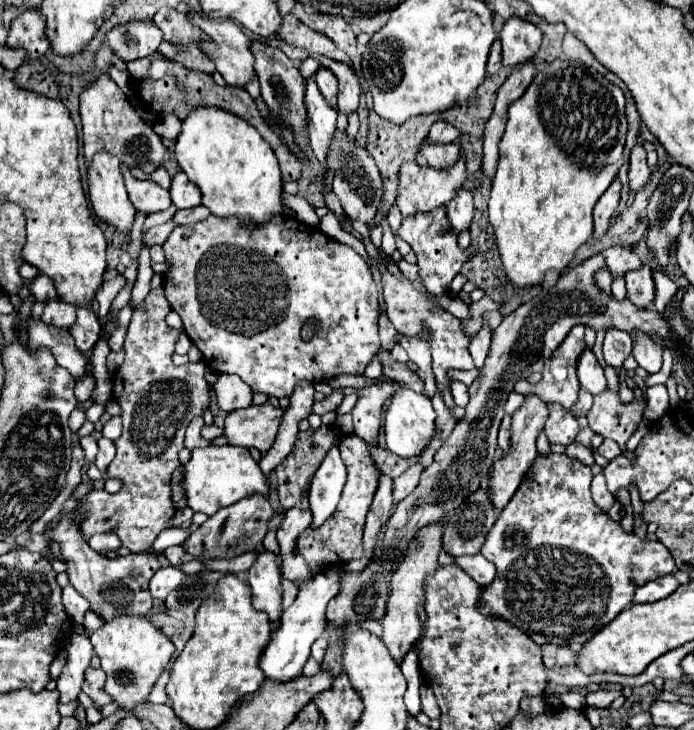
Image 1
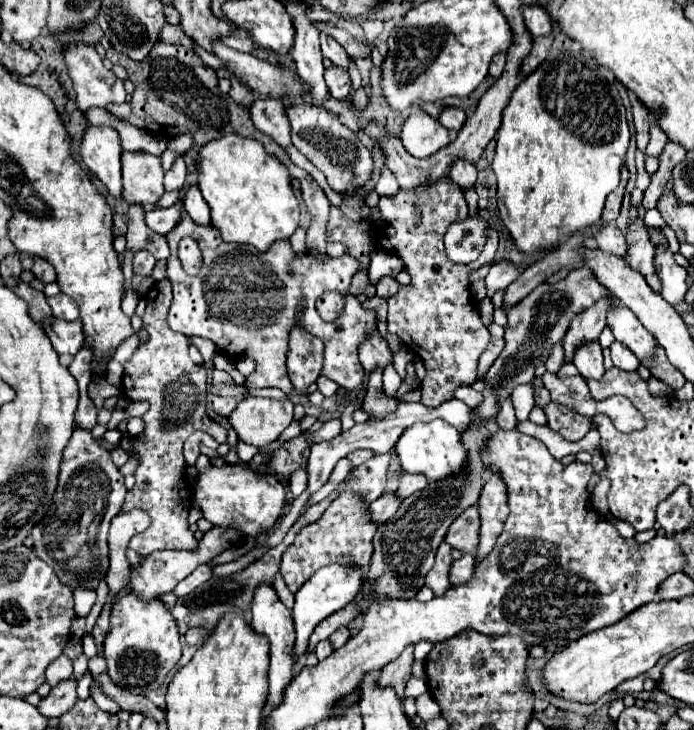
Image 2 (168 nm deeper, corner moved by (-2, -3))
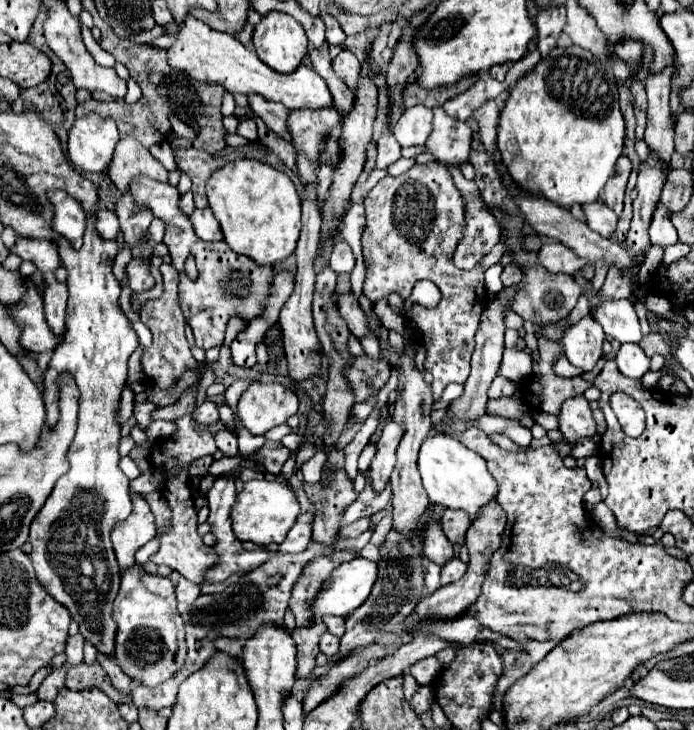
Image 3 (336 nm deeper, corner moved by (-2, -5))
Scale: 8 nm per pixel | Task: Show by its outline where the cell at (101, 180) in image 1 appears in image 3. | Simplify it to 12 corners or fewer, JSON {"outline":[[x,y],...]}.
{"outline":[[81,116],[69,130],[71,162],[107,172],[119,142],[111,116]]}

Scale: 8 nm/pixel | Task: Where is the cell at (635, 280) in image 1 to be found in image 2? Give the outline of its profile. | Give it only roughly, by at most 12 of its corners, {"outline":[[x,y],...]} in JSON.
{"outline":[[643,220],[627,230],[629,266],[643,274],[651,290],[659,290],[655,248]]}

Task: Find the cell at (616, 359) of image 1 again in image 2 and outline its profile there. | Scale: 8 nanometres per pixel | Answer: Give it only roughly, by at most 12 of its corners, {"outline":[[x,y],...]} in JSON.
{"outline":[[625,344],[609,346],[611,360],[621,370],[637,370],[639,360]]}

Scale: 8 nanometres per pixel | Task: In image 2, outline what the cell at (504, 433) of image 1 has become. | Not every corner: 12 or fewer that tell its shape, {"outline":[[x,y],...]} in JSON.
{"outline":[[511,400],[501,404],[497,424],[501,430],[517,426]]}

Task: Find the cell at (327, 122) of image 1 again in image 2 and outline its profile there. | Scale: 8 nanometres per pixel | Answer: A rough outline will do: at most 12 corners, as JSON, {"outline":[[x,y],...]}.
{"outline":[[305,16],[295,22],[291,56],[311,100],[329,98],[319,32]]}

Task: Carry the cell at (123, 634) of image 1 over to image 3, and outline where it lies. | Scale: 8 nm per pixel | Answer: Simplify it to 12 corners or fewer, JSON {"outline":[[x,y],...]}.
{"outline":[[133,564],[113,602],[115,658],[143,686],[185,662],[175,586]]}

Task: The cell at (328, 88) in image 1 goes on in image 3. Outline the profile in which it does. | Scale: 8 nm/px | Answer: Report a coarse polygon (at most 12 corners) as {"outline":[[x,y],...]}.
{"outline":[[343,50],[333,60],[333,68],[355,88],[359,78],[359,60],[349,50]]}

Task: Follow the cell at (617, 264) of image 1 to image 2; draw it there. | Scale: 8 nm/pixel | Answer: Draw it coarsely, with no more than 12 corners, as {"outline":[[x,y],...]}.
{"outline":[[603,226],[595,240],[599,250],[621,258],[627,238],[615,226]]}

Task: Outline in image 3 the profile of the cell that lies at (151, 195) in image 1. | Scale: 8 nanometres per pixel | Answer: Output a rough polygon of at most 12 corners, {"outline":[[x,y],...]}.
{"outline":[[133,134],[119,140],[107,174],[121,192],[145,174],[169,172]]}

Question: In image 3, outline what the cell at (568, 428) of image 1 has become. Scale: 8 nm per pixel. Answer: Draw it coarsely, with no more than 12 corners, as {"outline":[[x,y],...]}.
{"outline":[[585,396],[569,398],[559,414],[567,440],[595,436]]}

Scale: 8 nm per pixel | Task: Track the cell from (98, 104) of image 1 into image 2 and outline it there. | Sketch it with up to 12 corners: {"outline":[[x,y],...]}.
{"outline":[[69,46],[65,62],[79,110],[123,104],[123,80],[95,48]]}

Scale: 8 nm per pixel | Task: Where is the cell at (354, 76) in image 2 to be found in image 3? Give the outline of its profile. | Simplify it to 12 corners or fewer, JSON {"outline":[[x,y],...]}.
{"outline":[[327,10],[321,12],[327,42],[343,44],[345,32]]}

